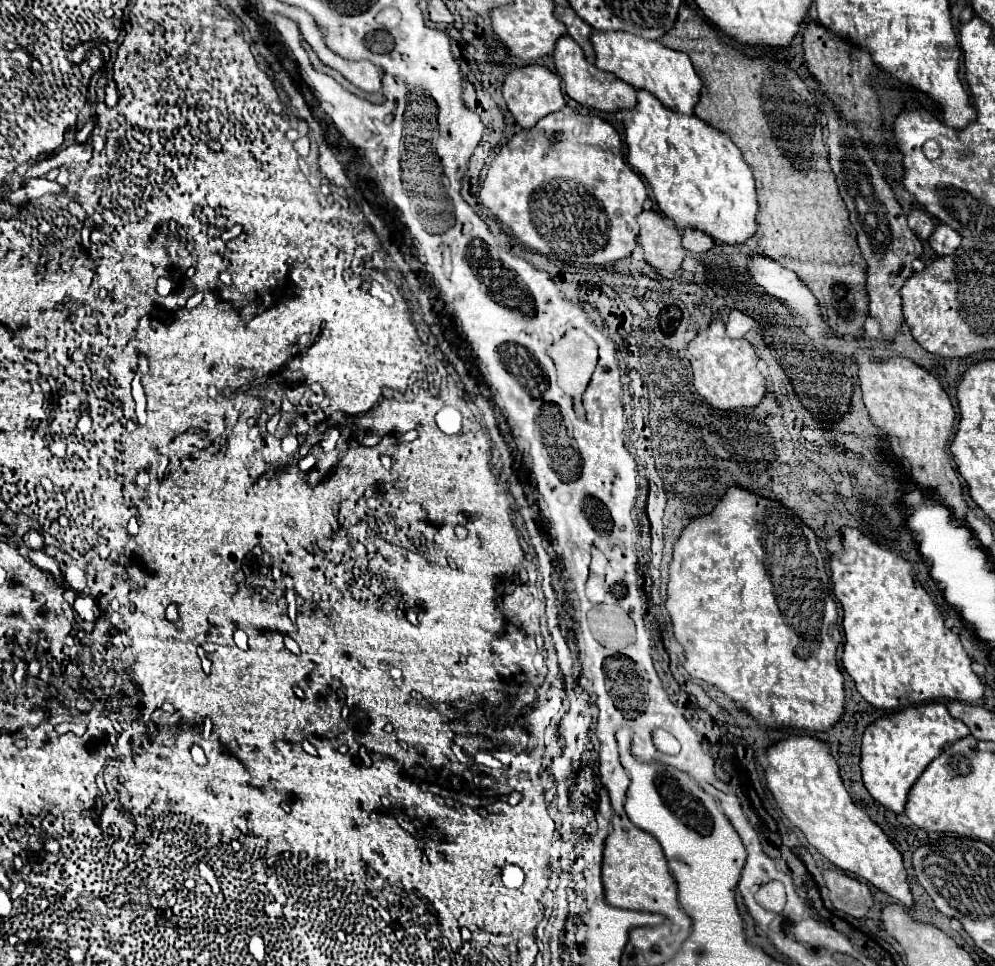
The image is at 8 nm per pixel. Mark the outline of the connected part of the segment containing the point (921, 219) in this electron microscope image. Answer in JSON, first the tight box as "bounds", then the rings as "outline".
{"bounds":[908,209,934,241],"outline":[[[912,209],[908,215],[908,227],[916,233],[918,239],[928,241],[930,235],[934,233],[934,223],[930,219],[930,215],[922,209]]]}

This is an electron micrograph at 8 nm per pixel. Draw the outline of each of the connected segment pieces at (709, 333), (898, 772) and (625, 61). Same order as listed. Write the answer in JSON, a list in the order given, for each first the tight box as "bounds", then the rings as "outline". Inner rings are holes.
[{"bounds":[688,321,766,409],"outline":[[[712,321],[708,329],[700,331],[688,345],[692,373],[694,373],[694,389],[716,409],[736,409],[736,407],[754,407],[766,395],[766,379],[758,371],[758,357],[754,347],[746,339],[730,339],[726,335],[726,327],[722,321]]]},{"bounds":[860,701,970,813],"outline":[[[940,701],[914,705],[876,719],[866,727],[862,737],[860,769],[864,787],[880,805],[894,813],[904,813],[908,791],[926,765],[936,759],[944,747],[966,735],[970,735],[968,727],[960,719],[954,719]]]},{"bounds":[592,31,702,115],"outline":[[[592,31],[592,45],[596,51],[596,67],[608,73],[614,73],[618,79],[626,81],[634,89],[646,89],[650,91],[664,107],[684,113],[684,115],[694,115],[694,107],[700,99],[700,89],[702,89],[702,79],[696,75],[690,57],[686,53],[666,49],[658,41],[648,41],[640,39],[638,35],[628,35],[628,33],[614,33],[614,31]]]}]

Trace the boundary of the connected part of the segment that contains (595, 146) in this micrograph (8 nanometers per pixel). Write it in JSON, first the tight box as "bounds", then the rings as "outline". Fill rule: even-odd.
{"bounds":[480,109,648,265],"outline":[[[562,109],[556,113],[546,115],[544,119],[540,119],[532,129],[524,129],[520,133],[516,133],[516,139],[508,141],[500,153],[494,157],[494,161],[490,163],[490,169],[486,173],[486,179],[482,183],[482,191],[480,191],[480,199],[482,205],[486,209],[490,209],[500,223],[504,223],[526,247],[542,253],[542,255],[560,255],[560,251],[578,251],[578,259],[576,263],[584,263],[584,265],[604,265],[610,261],[618,261],[628,257],[634,247],[636,247],[636,237],[638,237],[638,223],[636,223],[636,215],[642,211],[644,201],[648,199],[648,189],[644,185],[644,181],[640,179],[638,173],[634,173],[630,169],[630,165],[624,161],[624,153],[622,153],[622,141],[620,135],[614,131],[614,127],[606,121],[602,121],[596,115],[580,115],[574,113],[570,109]]]}

